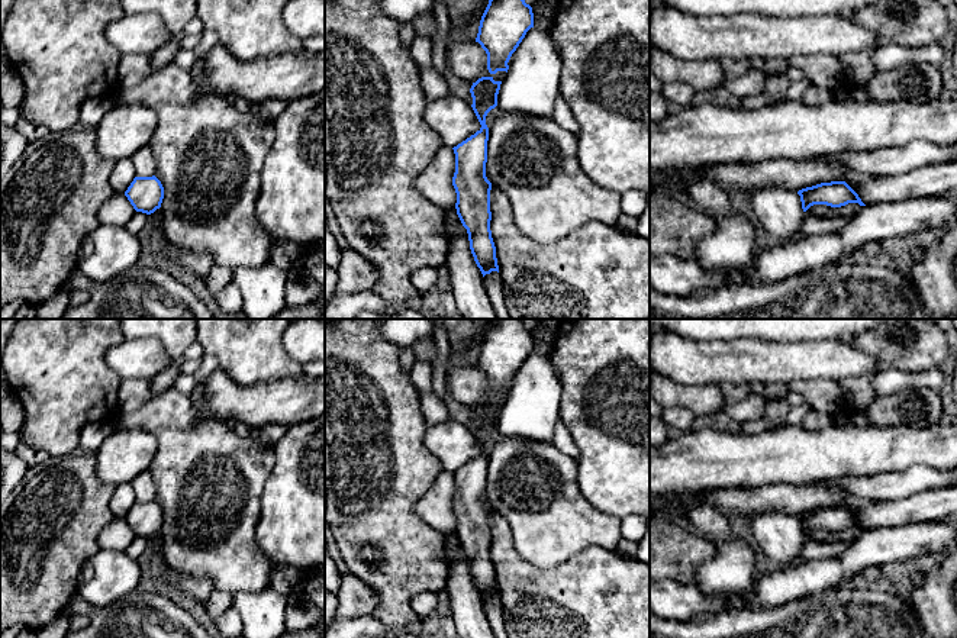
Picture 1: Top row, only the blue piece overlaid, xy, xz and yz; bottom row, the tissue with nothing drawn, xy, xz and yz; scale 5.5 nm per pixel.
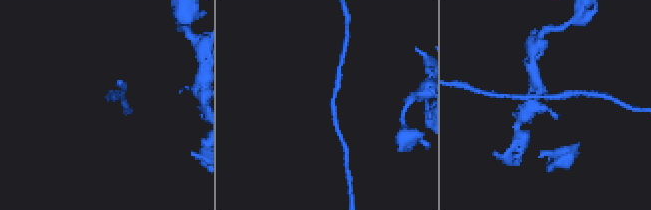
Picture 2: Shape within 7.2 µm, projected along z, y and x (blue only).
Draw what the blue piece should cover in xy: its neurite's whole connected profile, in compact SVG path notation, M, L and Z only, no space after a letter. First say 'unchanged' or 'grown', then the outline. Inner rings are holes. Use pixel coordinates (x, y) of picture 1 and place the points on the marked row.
unchanged | M155 175L135 177L125 196L136 212L151 215L161 207L164 187Z

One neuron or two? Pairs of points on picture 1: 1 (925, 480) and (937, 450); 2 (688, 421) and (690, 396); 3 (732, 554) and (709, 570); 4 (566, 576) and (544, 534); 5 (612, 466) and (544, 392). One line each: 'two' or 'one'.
1: two
2: two
3: one
4: two
5: two

